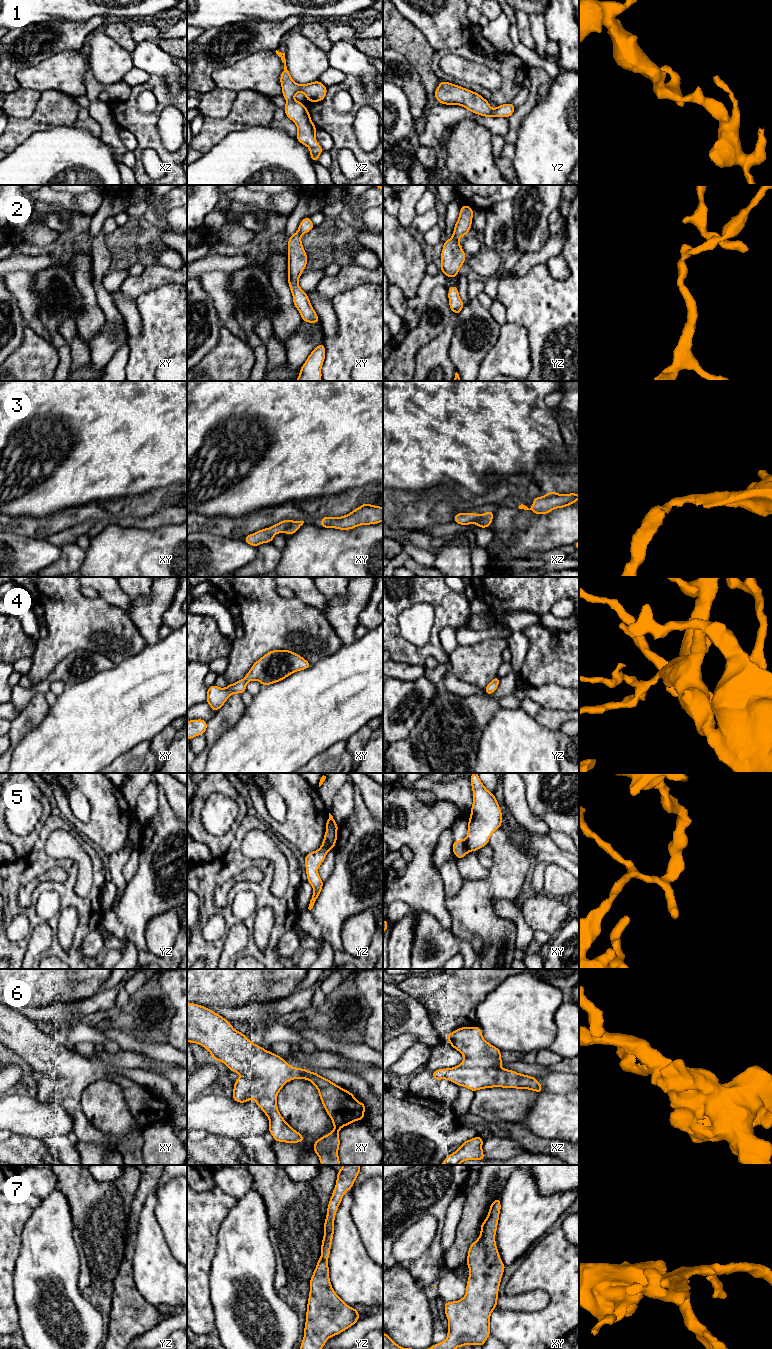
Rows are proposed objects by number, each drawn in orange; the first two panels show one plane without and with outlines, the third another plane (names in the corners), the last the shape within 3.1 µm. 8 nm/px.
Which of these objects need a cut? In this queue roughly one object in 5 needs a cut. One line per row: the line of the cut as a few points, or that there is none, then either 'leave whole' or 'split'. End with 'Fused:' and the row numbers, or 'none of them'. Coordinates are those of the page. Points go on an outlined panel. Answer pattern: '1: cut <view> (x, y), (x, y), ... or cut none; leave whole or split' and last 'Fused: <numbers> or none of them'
1: cut none; leave whole
2: cut none; leave whole
3: cut none; leave whole
4: cut none; leave whole
5: cut xy (466, 839), (469, 850); split
6: cut none; leave whole
7: cut none; leave whole
Fused: 5

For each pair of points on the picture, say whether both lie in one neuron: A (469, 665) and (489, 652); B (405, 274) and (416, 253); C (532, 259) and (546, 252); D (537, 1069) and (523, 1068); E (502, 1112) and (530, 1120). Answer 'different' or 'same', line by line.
A: same
B: same
C: same
D: same
E: different

